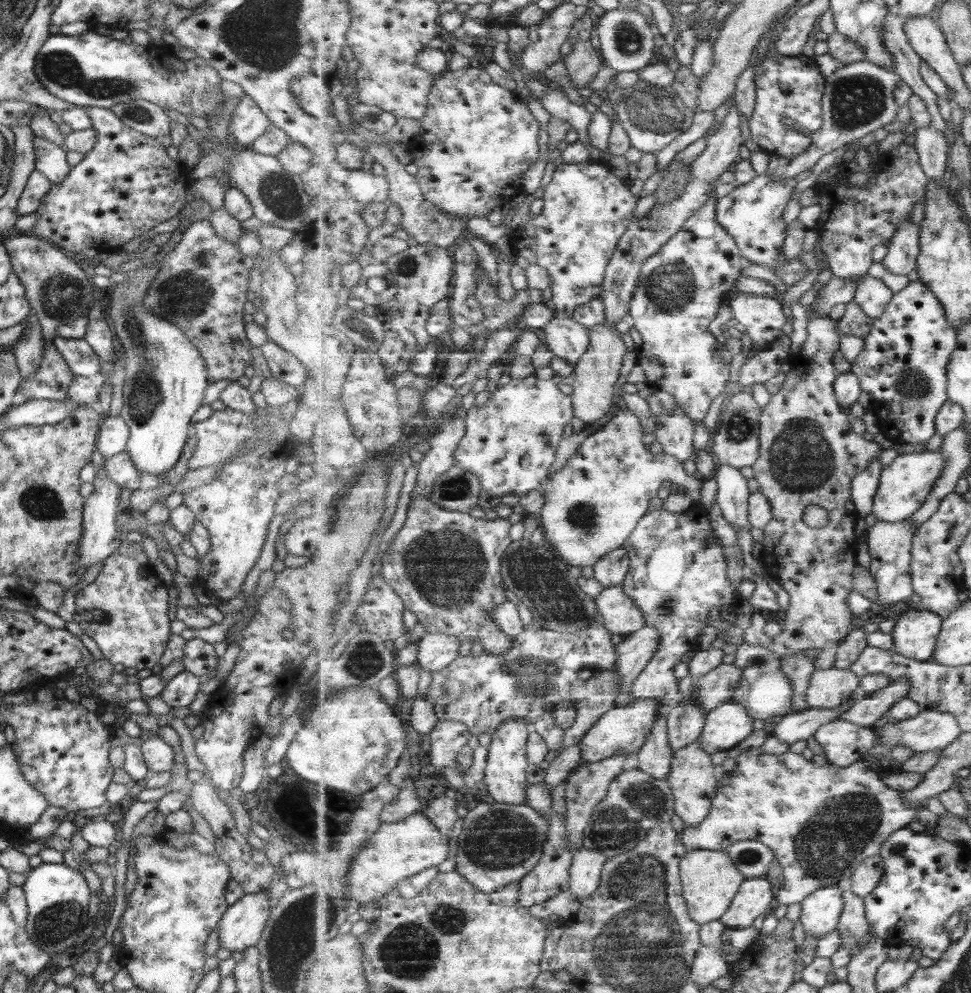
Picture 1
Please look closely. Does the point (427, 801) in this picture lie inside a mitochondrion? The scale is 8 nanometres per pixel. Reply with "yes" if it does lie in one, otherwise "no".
no

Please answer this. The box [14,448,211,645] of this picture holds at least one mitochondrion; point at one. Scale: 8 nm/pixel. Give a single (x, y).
(39, 502)

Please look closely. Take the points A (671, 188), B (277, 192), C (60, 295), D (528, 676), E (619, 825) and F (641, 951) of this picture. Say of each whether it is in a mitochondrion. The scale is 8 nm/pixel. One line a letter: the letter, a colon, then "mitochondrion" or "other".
A: mitochondrion
B: mitochondrion
C: mitochondrion
D: mitochondrion
E: mitochondrion
F: mitochondrion

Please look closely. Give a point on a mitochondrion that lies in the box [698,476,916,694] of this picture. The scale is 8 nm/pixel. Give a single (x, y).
(759, 661)

